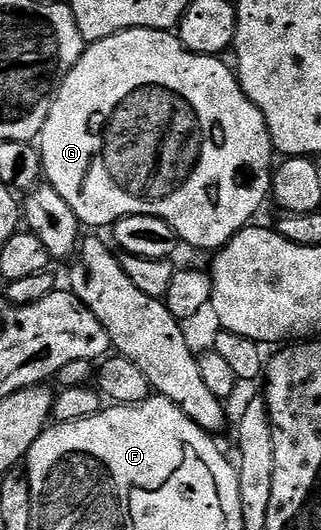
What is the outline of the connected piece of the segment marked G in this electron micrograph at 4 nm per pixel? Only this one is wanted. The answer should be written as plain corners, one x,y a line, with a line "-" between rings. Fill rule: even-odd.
132,28
111,38
94,40
86,47
79,62
66,74
57,95
53,97
49,117
39,137
39,151
44,179
59,190
59,194
63,194
63,202
75,210
82,225
89,227
90,224
93,230
101,230
97,228
108,229
128,216
154,216
171,226
182,245
190,244
193,248
224,248
236,232
252,221
249,219
264,206
265,200
267,204
273,187
275,149
271,134
259,106
255,106
255,102
243,94
237,73
227,70
218,57
200,56
198,52
187,50
172,31
159,28

